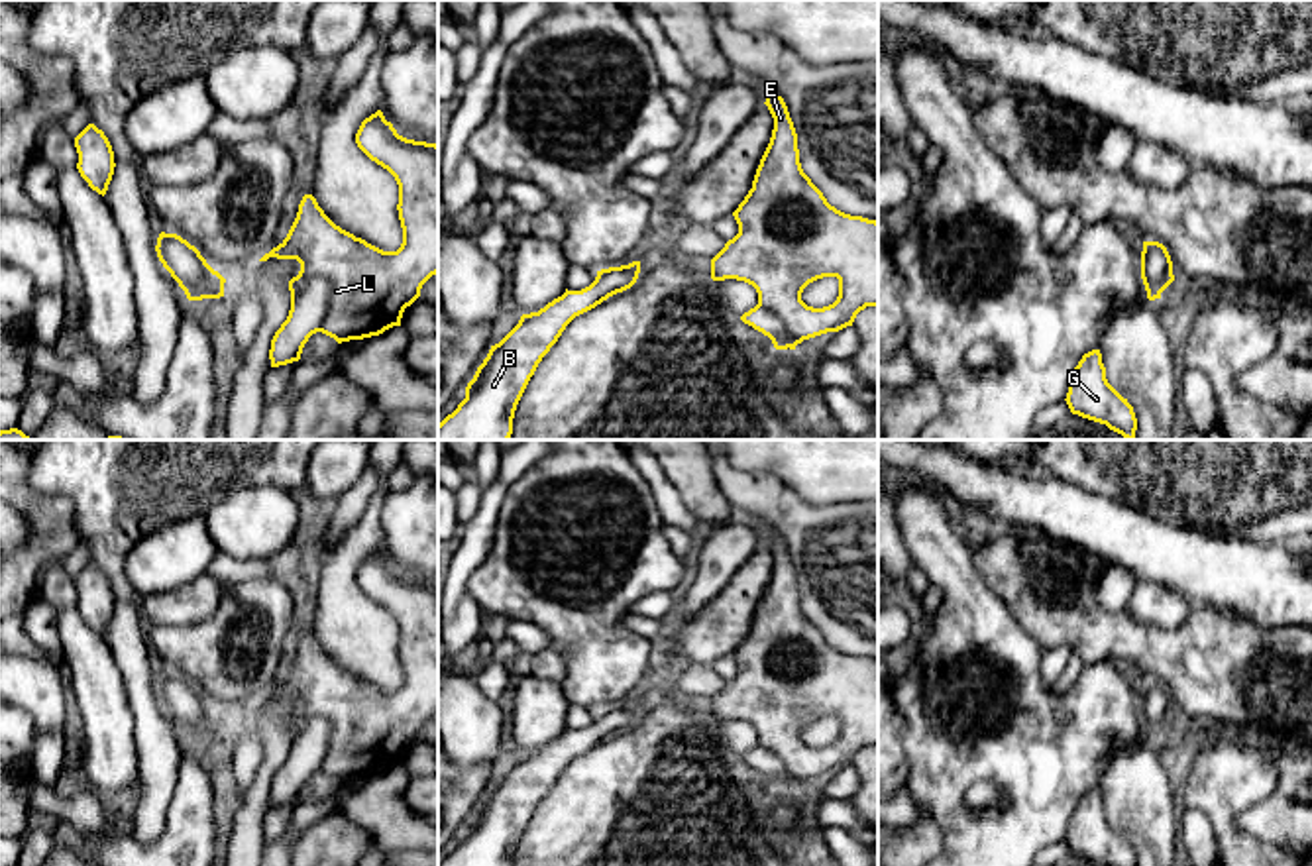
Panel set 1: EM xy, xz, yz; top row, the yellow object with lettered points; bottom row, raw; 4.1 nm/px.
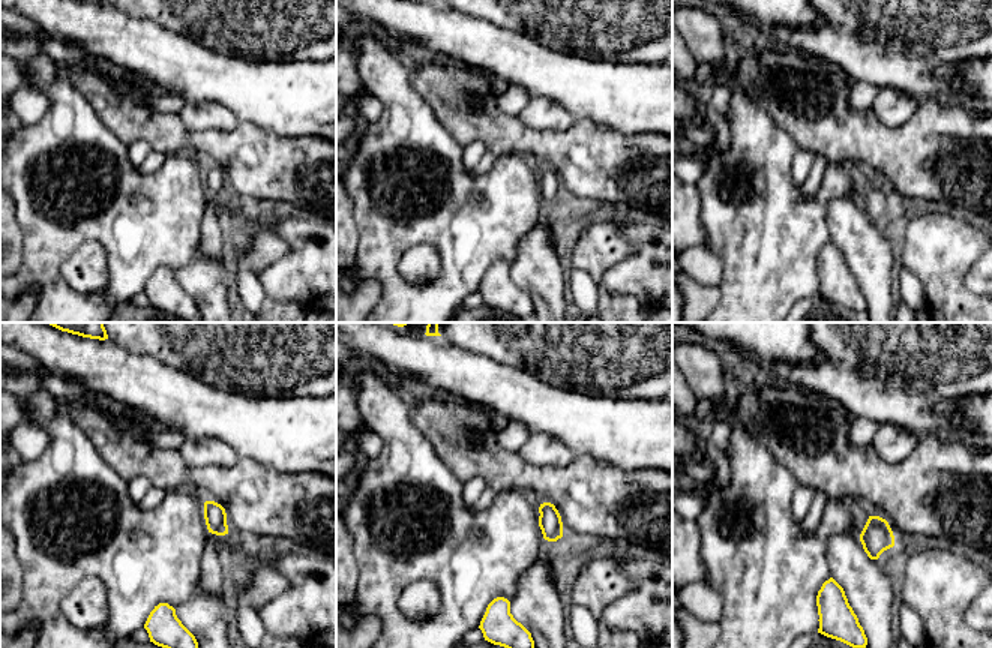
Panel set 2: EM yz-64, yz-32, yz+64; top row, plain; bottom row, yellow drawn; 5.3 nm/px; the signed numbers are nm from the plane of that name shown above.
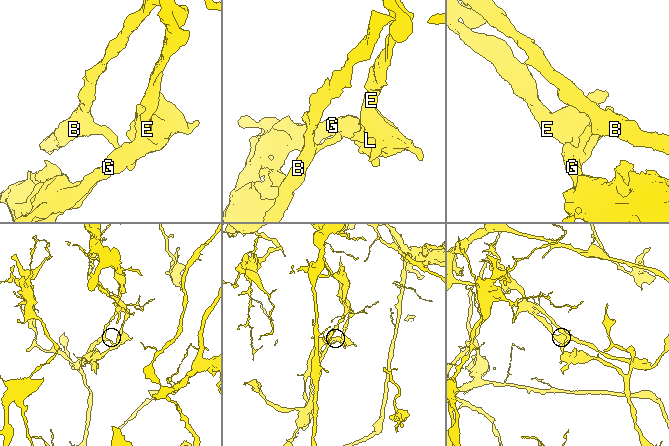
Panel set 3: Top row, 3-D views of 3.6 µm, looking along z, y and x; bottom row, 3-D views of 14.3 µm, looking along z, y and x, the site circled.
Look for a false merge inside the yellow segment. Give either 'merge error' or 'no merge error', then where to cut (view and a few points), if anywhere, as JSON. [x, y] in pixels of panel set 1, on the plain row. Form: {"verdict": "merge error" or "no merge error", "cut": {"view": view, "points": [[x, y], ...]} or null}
{"verdict": "merge error", "cut": {"view": "yz", "points": [[1144, 690], [1151, 696], [1151, 719]]}}

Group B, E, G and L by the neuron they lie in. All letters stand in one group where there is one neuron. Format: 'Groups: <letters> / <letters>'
Groups: B / E G L

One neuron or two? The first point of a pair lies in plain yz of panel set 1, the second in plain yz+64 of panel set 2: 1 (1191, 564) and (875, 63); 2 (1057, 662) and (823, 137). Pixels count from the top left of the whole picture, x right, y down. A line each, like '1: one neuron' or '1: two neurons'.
1: one neuron
2: two neurons

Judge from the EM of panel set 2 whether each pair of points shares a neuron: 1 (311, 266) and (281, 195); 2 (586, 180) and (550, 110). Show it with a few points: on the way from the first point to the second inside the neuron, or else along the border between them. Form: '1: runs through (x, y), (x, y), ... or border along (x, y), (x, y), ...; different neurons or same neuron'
1: border along (251, 207), (287, 209); different neurons
2: border along (575, 120), (565, 131), (535, 129), (526, 123); different neurons

